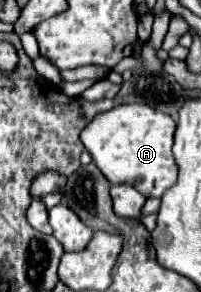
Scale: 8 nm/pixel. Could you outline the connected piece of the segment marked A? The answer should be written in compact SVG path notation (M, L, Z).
M130 103L99 113L83 129L81 141L109 183L127 183L141 191L141 195L159 199L169 187L173 187L179 173L171 153L173 133L175 121L169 115L155 111L145 103Z

